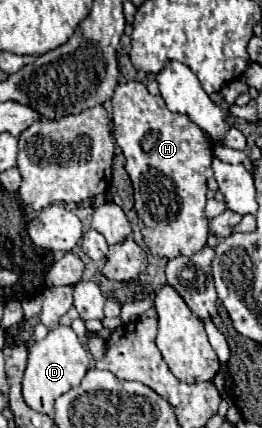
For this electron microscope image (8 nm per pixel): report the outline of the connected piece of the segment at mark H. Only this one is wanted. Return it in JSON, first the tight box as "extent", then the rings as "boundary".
{"extent":[113,81,213,257],"boundary":[[[129,81],[115,89],[113,95],[113,135],[117,145],[123,149],[123,155],[127,159],[127,173],[133,181],[135,189],[135,209],[141,219],[141,233],[145,245],[151,249],[157,257],[175,257],[175,255],[193,255],[195,251],[203,249],[209,235],[209,223],[203,213],[205,207],[205,195],[207,195],[207,181],[213,179],[211,159],[213,159],[213,147],[209,139],[191,123],[185,115],[175,115],[167,109],[161,95],[151,95],[145,87],[145,83]]]}

